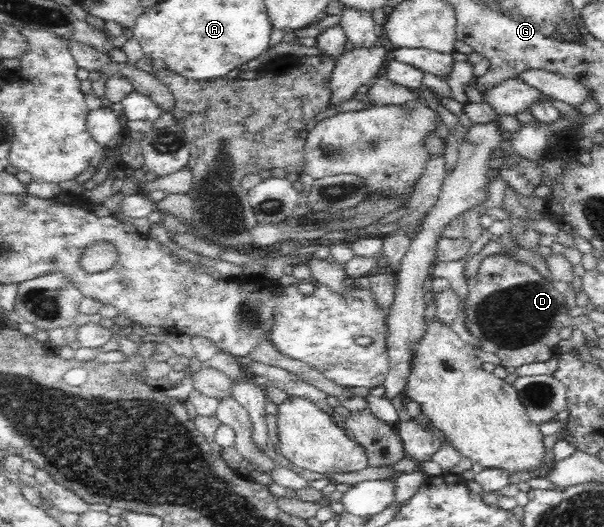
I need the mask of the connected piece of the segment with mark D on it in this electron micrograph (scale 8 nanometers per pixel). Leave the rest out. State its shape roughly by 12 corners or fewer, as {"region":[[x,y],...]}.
{"region":[[507,254],[465,278],[465,322],[505,368],[572,327],[562,287]]}

